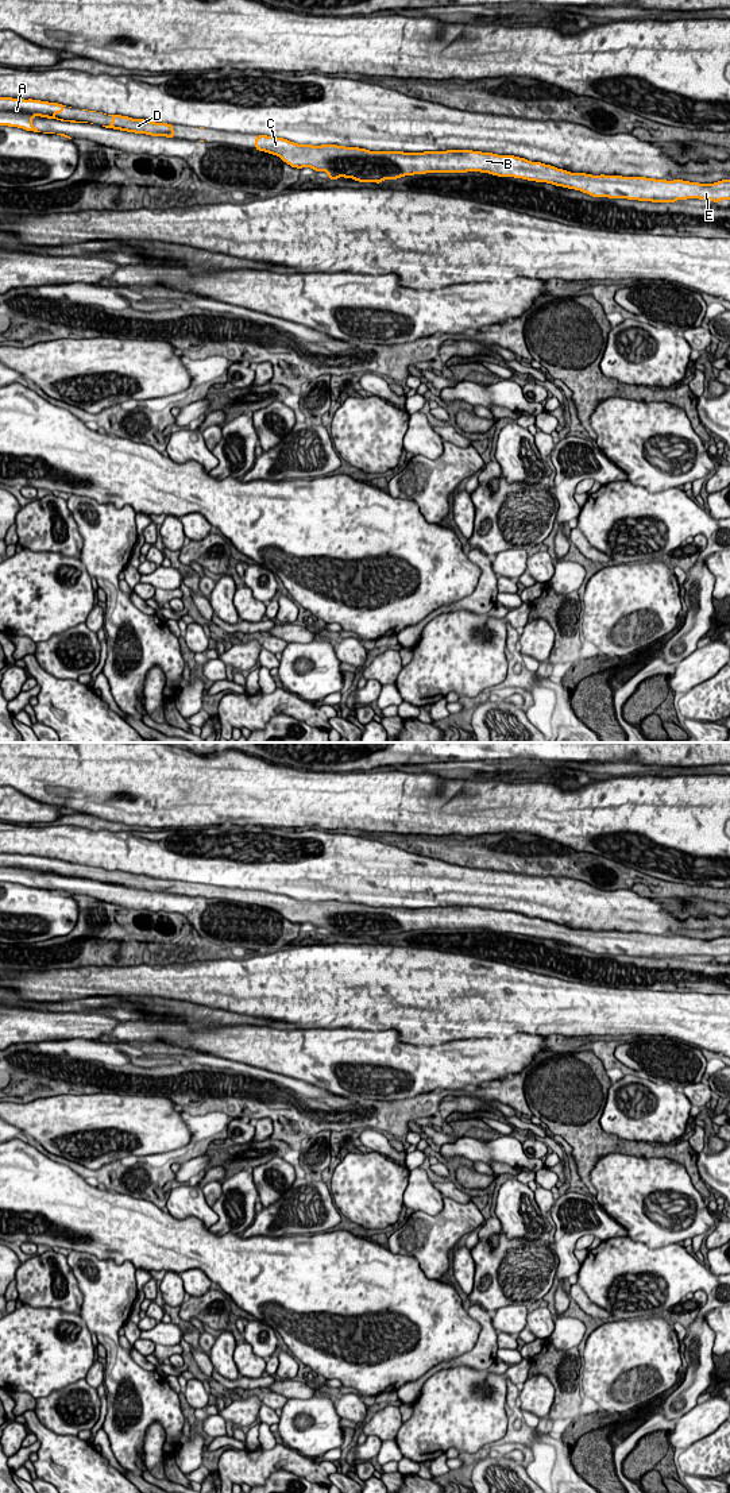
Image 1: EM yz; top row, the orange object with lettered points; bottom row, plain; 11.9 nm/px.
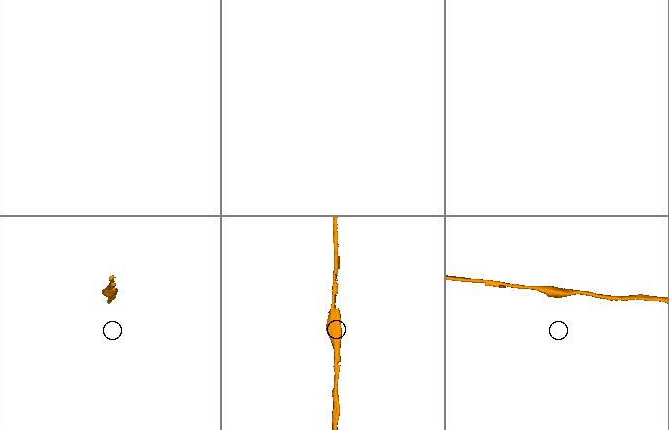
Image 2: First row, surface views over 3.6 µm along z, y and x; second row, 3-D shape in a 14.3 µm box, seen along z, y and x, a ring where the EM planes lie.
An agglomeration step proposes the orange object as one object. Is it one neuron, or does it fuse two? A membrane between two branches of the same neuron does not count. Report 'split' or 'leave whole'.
leave whole

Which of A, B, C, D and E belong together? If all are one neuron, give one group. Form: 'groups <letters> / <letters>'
groups A B C D E

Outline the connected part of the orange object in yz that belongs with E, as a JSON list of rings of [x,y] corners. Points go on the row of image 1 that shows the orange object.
[[[259,135],[255,148],[279,157],[291,167],[325,171],[329,180],[339,177],[359,182],[397,180],[426,173],[480,171],[498,177],[514,177],[580,190],[592,197],[627,198],[652,202],[675,202],[699,198],[714,202],[730,200],[730,180],[699,184],[683,180],[646,177],[592,175],[571,173],[541,162],[514,155],[498,155],[472,150],[447,151],[370,151],[337,144],[298,144],[283,138]]]

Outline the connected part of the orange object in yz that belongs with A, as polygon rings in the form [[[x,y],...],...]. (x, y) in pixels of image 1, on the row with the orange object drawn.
[[[0,97],[0,126],[18,127],[26,131],[40,132],[31,123],[34,116],[57,119],[61,121],[70,121],[70,123],[88,123],[88,121],[63,120],[63,119],[55,117],[54,115],[59,112],[62,113],[65,107],[66,105],[62,105],[58,103],[49,103],[49,101],[40,101],[40,100],[32,100],[32,99],[24,100],[24,99]]]

